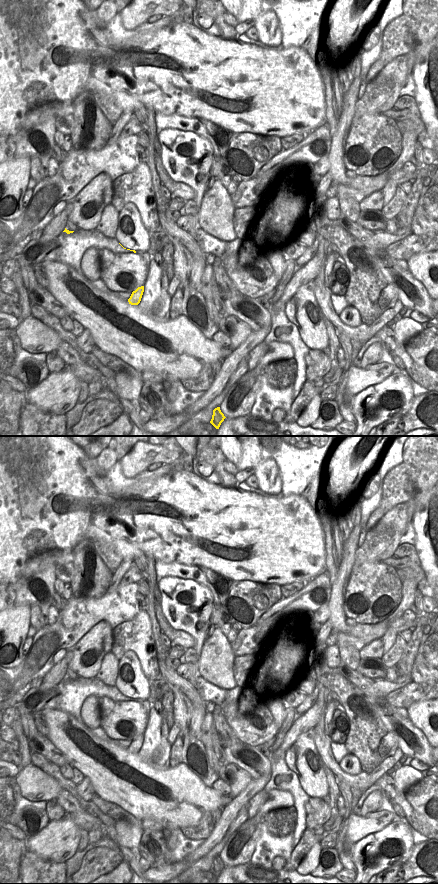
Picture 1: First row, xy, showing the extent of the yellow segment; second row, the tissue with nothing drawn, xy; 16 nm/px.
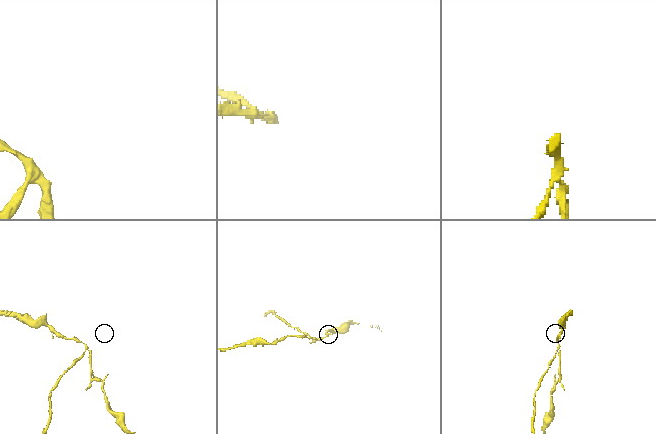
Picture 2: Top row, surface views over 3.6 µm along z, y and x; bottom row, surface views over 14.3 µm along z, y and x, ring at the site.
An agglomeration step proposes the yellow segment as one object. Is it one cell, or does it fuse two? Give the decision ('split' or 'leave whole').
split

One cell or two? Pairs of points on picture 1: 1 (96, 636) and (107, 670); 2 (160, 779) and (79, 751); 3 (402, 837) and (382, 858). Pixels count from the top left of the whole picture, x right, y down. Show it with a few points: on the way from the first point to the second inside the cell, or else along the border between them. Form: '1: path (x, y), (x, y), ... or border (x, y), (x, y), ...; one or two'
1: border (110, 651), (104, 656), (95, 676); two
2: path (162, 800), (143, 793), (107, 769); one
3: path (401, 846), (401, 855), (391, 857); one

